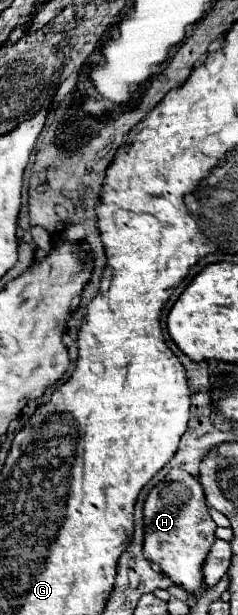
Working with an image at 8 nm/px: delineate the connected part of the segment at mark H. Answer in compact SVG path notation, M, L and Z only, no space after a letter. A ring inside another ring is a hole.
M172 469L166 479L152 487L144 501L144 557L156 563L170 581L186 593L204 589L204 561L216 541L216 523L208 515L200 481L182 469Z

